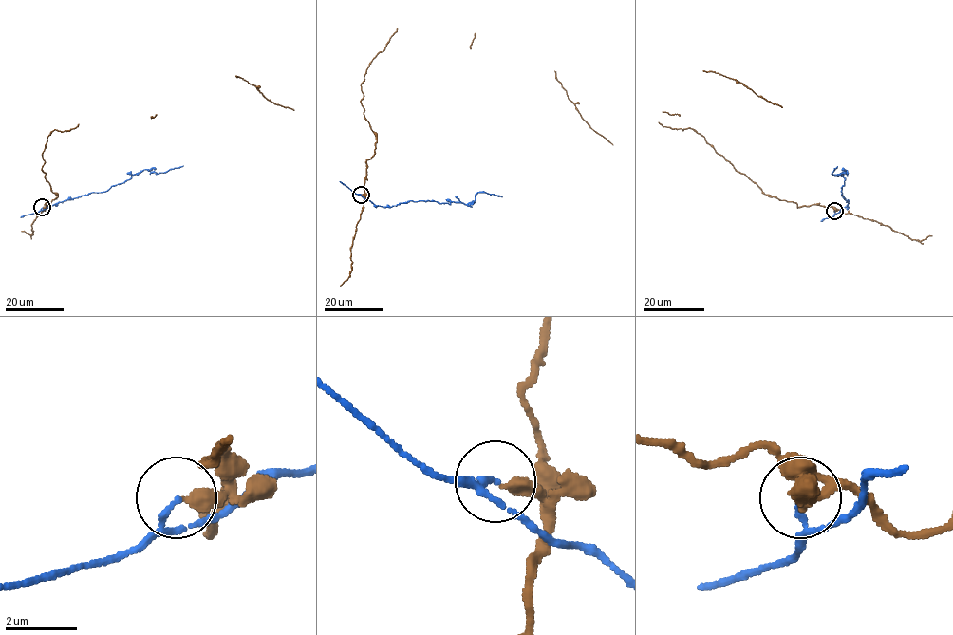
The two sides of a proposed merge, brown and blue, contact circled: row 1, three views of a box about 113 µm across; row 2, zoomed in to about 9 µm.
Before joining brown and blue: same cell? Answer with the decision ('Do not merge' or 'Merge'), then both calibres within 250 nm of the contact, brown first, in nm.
Do not merge. Thickness 360 nm (brown) against 110 nm

